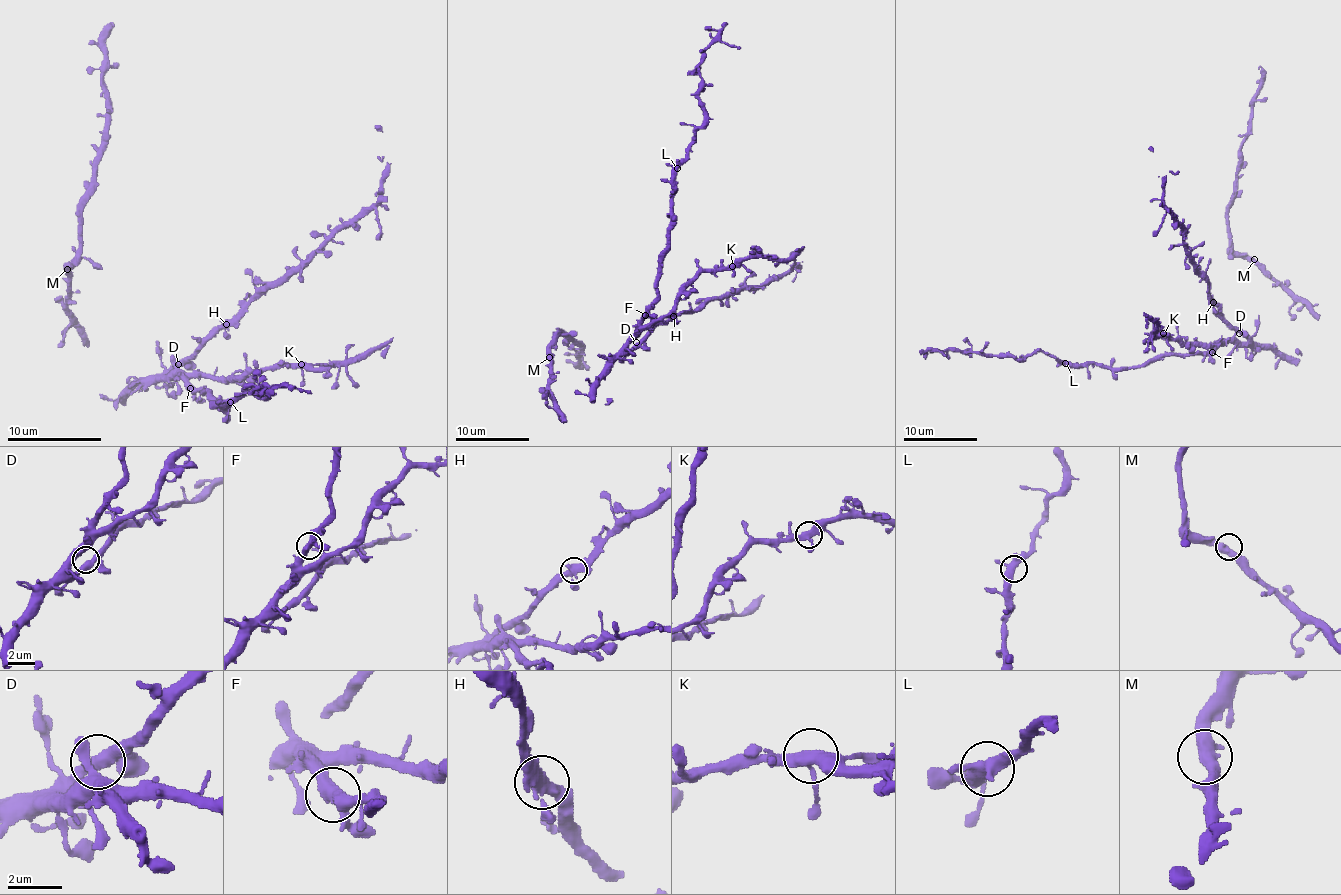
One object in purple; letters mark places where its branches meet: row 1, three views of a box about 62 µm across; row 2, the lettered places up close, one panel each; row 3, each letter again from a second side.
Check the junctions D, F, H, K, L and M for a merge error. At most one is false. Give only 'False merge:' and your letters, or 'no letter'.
False merge: no letter

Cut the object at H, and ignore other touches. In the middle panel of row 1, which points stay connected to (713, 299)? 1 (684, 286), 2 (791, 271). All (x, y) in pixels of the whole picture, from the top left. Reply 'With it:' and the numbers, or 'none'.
With it: 2

